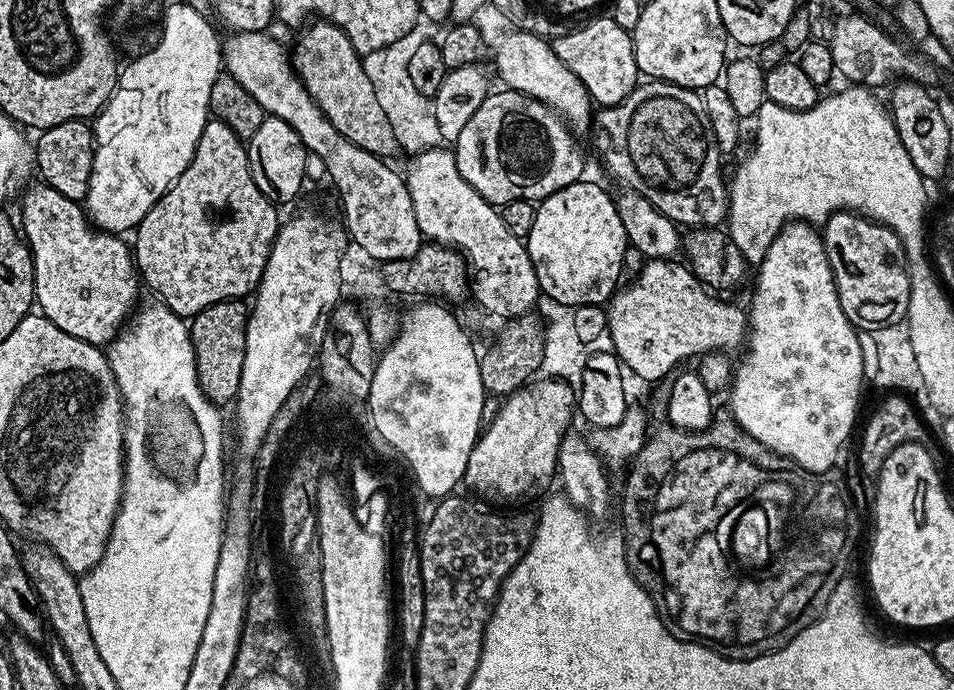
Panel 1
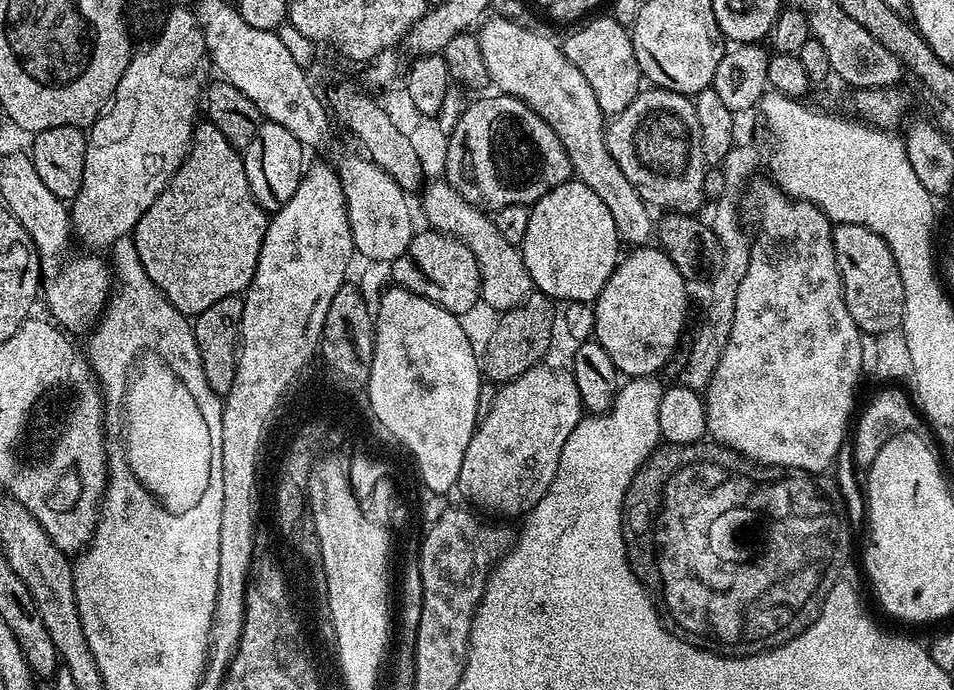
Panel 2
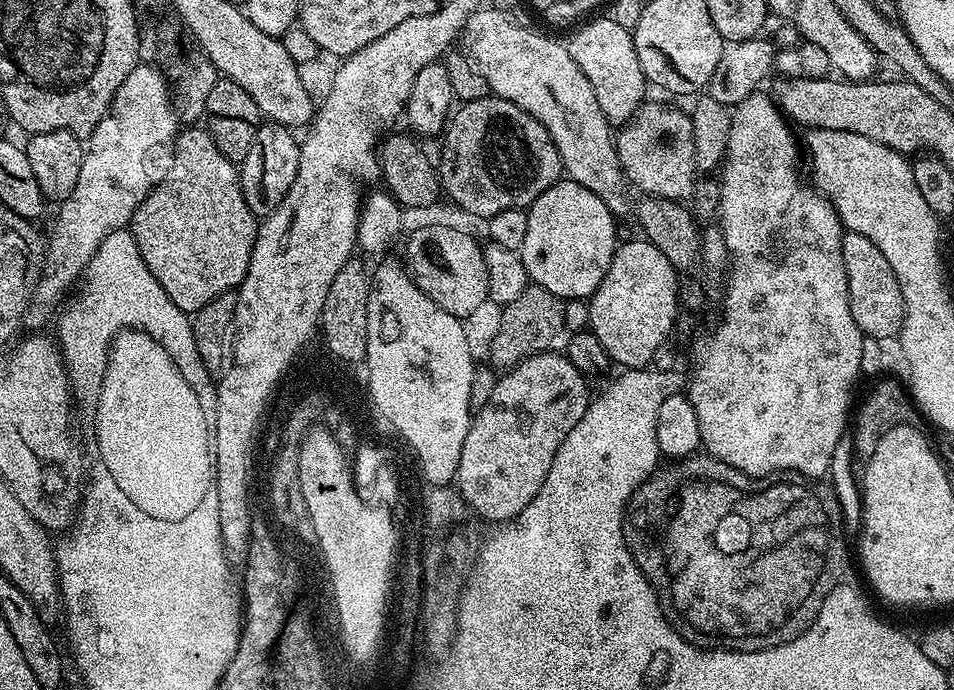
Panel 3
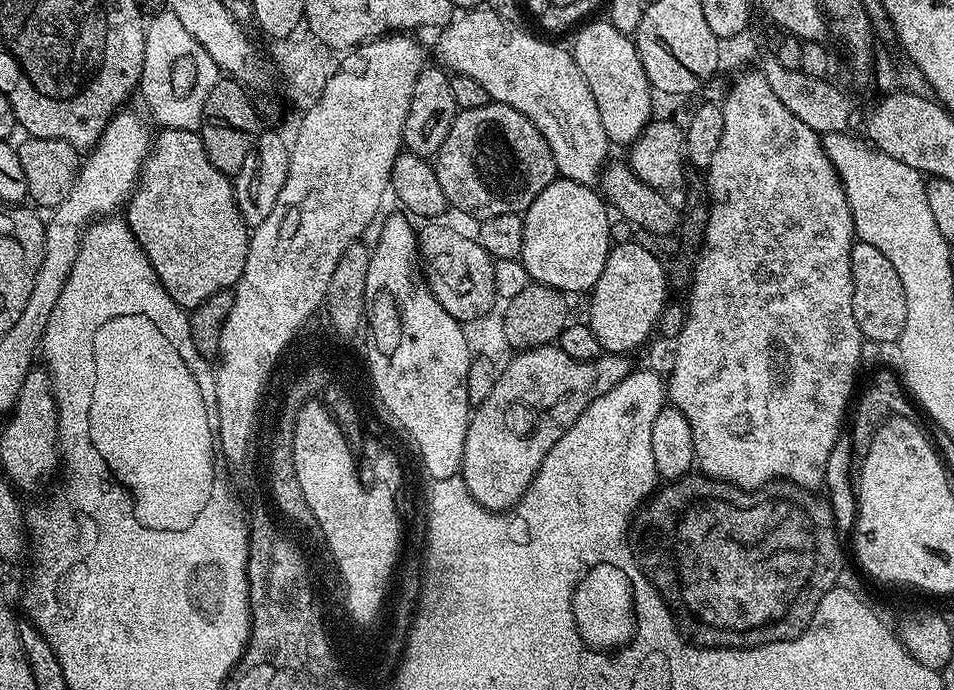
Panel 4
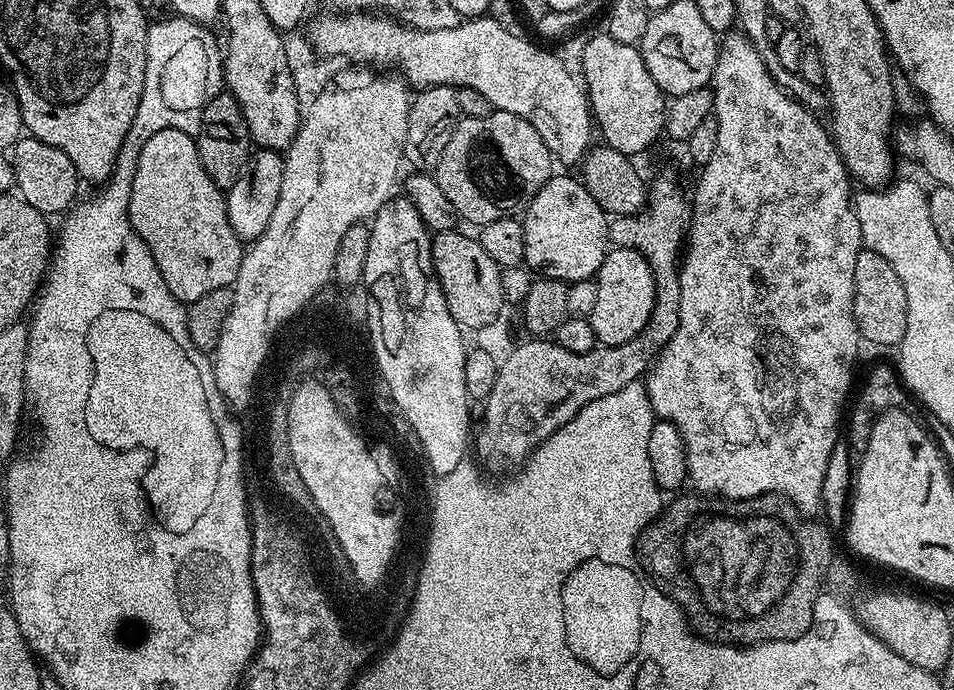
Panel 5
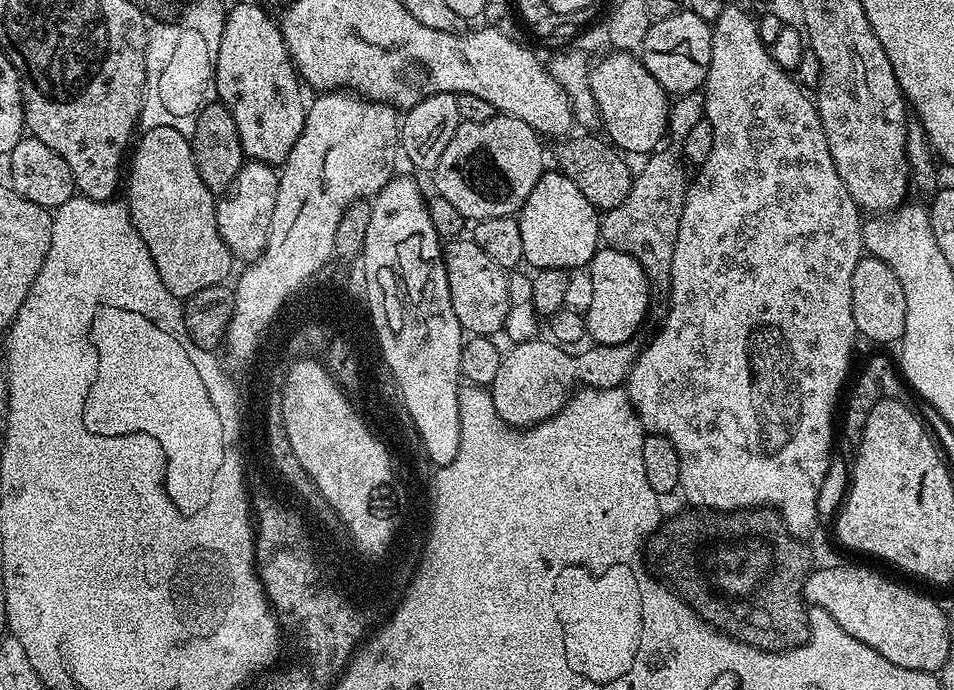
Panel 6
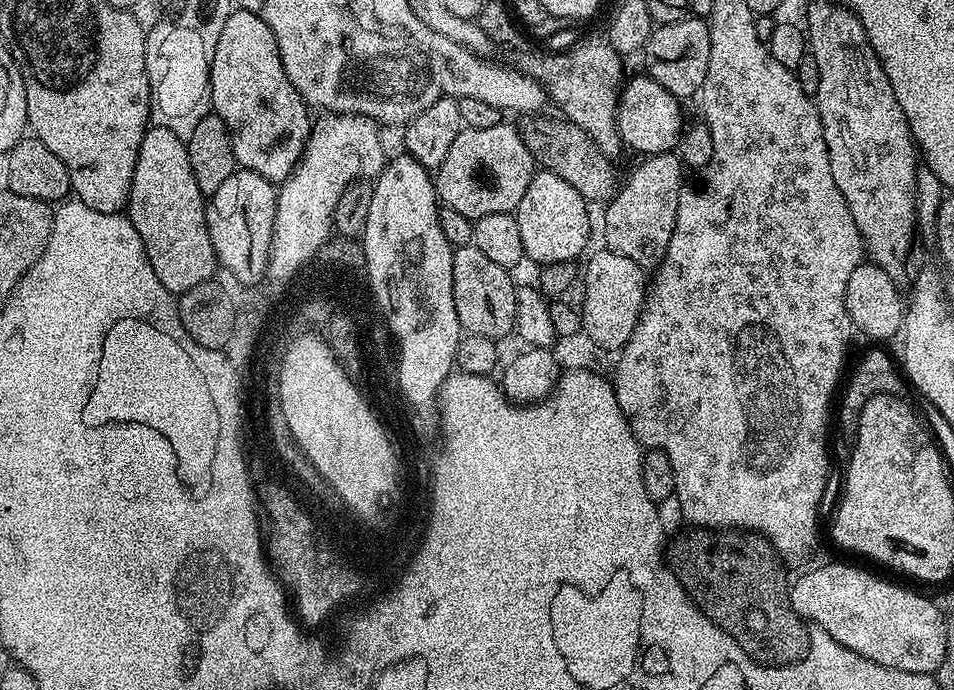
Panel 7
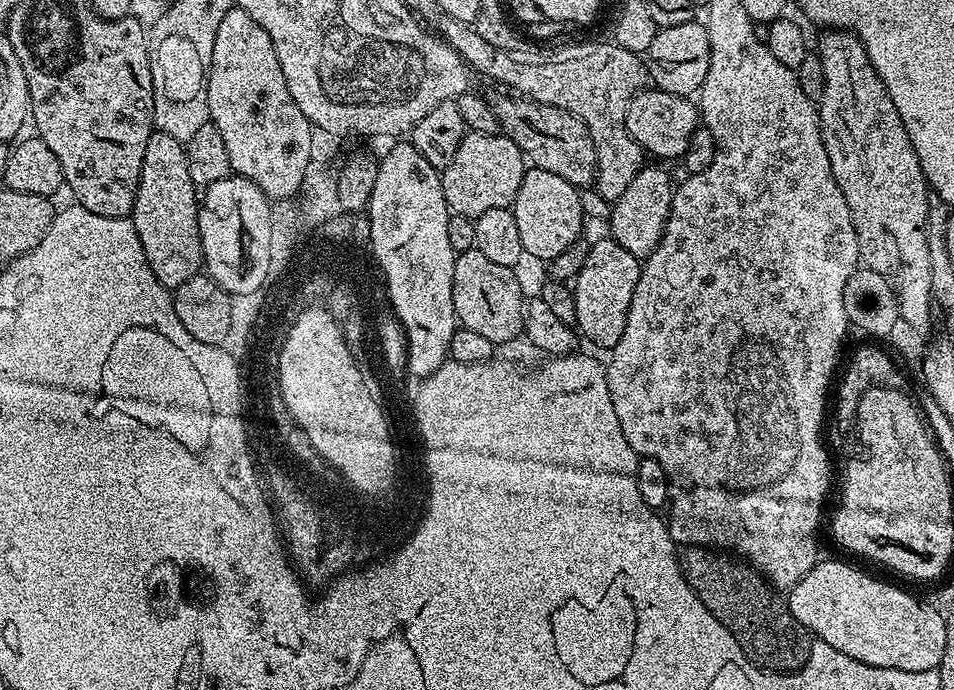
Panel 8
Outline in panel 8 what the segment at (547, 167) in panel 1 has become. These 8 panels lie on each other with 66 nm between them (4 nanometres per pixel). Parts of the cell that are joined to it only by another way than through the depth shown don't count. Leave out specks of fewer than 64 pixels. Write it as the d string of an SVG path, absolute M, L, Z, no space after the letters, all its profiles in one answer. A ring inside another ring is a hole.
M468 132L454 154L454 162L442 170L440 181L449 209L458 216L478 217L486 210L511 208L526 171L524 153L503 134Z

